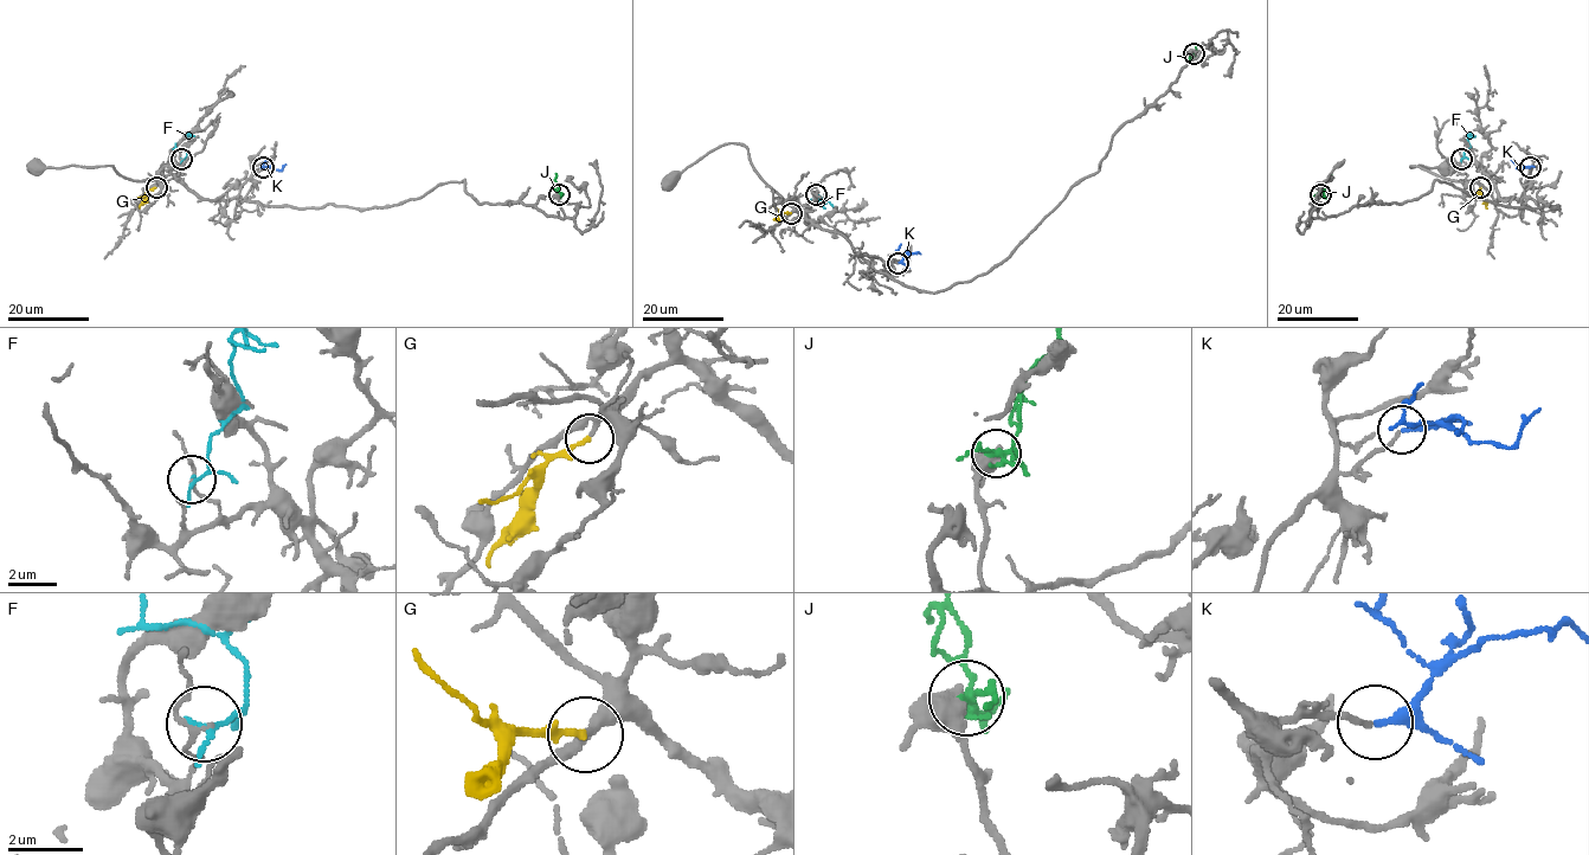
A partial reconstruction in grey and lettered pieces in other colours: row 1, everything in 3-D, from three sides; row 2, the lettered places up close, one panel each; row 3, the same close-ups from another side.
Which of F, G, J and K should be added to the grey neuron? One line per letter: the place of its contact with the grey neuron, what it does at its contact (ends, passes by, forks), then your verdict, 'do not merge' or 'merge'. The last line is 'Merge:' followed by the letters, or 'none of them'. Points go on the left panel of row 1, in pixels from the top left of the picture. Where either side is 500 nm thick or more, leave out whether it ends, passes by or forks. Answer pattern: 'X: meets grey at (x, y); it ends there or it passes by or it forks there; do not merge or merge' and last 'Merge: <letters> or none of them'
F: meets grey at (181, 159); it ends there; do not merge
G: meets grey at (156, 187); it ends there; merge
J: meets grey at (559, 194); it forks there; do not merge
K: meets grey at (263, 167); it ends there; merge
Merge: G, K

